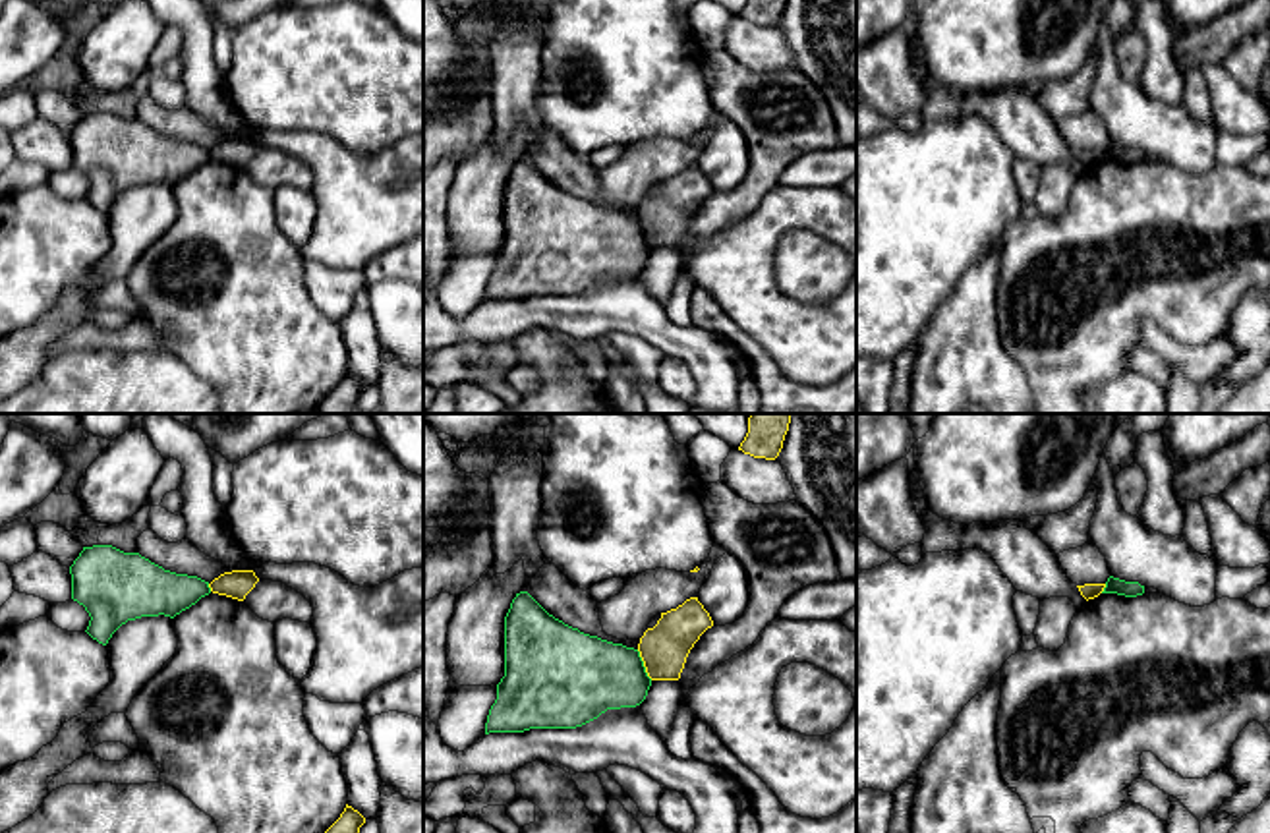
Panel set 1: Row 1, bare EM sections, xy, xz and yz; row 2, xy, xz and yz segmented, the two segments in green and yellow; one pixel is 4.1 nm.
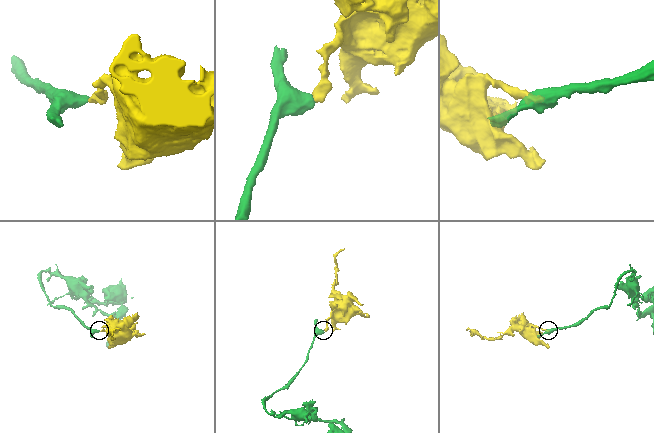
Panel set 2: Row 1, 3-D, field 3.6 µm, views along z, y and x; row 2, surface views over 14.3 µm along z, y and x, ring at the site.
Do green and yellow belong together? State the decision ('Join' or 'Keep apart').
Keep apart

